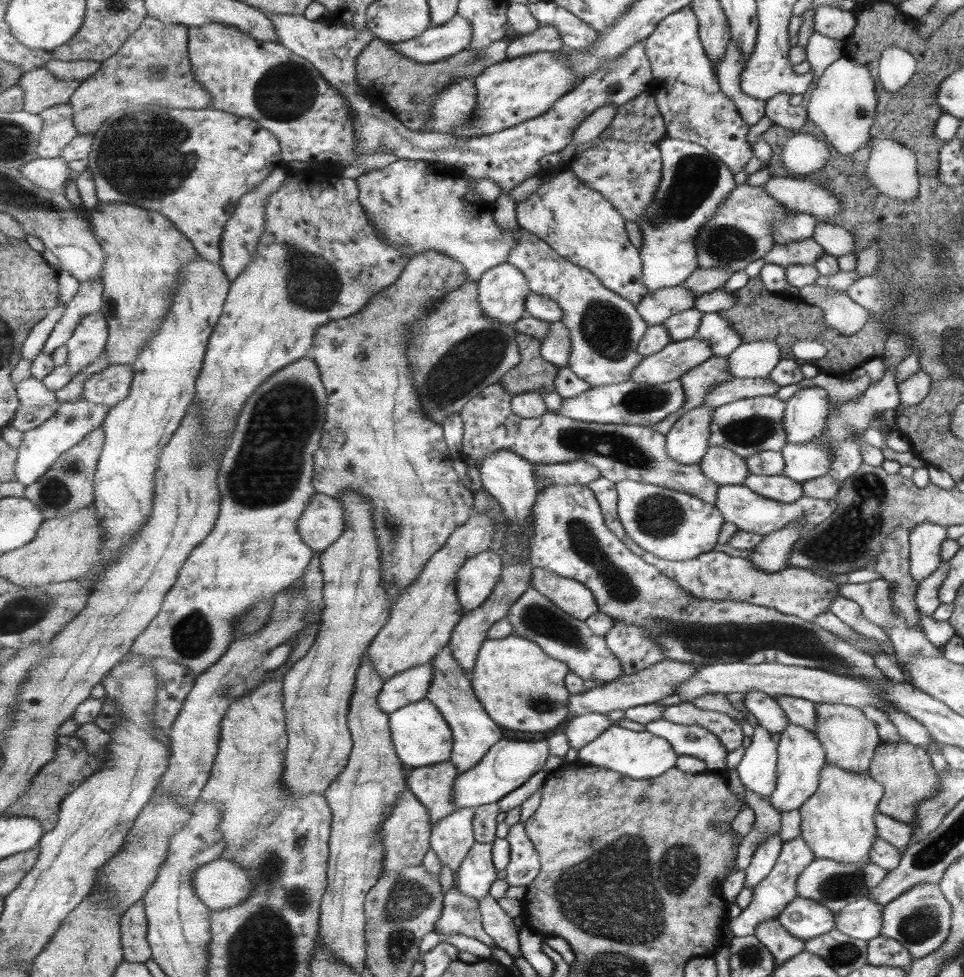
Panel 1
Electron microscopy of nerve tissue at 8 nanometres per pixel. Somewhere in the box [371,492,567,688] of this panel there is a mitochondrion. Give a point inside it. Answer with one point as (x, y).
(393, 525)

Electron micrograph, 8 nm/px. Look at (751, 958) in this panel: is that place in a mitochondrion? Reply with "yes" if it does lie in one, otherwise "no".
yes

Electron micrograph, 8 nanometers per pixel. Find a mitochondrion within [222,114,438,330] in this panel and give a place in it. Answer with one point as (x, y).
(312, 285)

